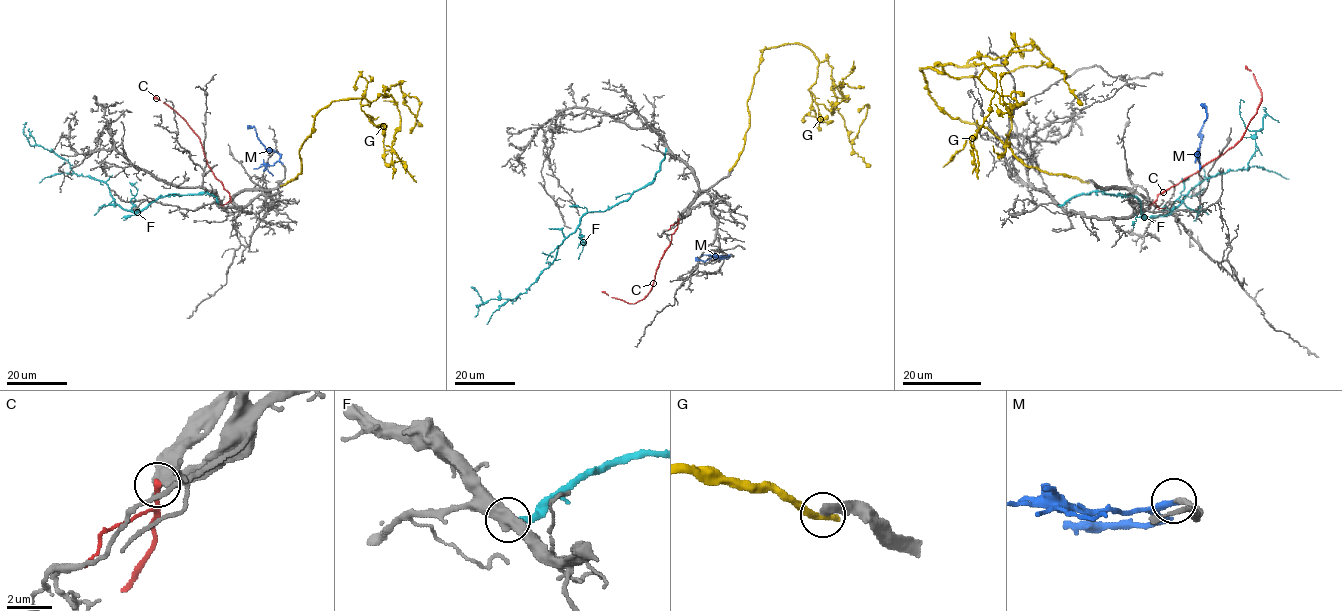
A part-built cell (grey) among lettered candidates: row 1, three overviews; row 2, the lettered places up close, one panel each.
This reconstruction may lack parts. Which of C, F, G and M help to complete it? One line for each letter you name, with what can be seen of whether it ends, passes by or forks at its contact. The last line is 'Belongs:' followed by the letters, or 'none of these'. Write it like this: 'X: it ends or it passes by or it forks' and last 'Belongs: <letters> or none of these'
Belongs: none of these

